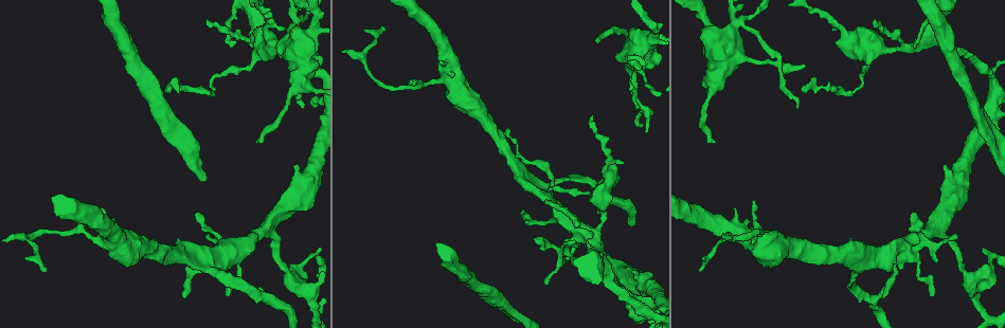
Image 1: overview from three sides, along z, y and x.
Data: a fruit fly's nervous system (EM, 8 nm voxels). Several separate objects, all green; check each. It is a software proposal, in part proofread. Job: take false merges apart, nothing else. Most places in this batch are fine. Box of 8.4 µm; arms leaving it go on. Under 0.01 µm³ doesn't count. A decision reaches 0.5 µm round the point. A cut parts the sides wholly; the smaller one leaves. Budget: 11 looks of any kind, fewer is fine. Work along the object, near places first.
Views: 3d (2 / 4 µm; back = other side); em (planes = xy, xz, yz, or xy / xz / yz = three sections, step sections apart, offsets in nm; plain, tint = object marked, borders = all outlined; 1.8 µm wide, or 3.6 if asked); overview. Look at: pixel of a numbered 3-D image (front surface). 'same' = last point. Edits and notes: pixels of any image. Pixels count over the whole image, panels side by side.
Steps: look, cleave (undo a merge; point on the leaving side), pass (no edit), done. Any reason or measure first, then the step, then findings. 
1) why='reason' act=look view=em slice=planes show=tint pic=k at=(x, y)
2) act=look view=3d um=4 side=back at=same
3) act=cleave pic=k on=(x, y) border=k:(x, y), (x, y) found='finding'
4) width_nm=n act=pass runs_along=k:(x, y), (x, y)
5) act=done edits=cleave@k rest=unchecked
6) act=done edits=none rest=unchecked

why='three arms meet' act=look view=em slice=planes show=plain pic=1 at=(218, 263)

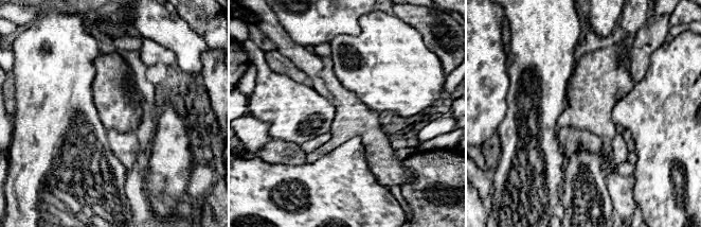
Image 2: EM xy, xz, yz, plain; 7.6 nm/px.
act=look view=em slice=planes show=tint at=same

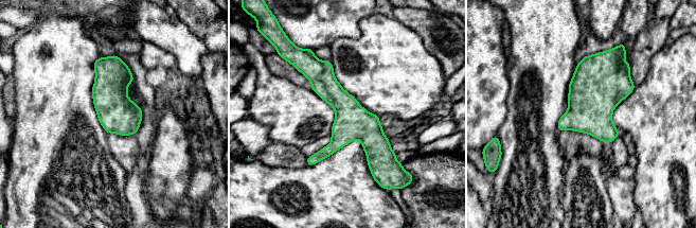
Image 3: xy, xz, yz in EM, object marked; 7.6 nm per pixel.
act=pass runs_along=3:(315, 63), (370, 134), (380, 171) found='all the same neuron'

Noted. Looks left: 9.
why='small branch off a trunk' act=look view=em um=3.6 slice=planes show=tint pic=1 at=(878, 46)

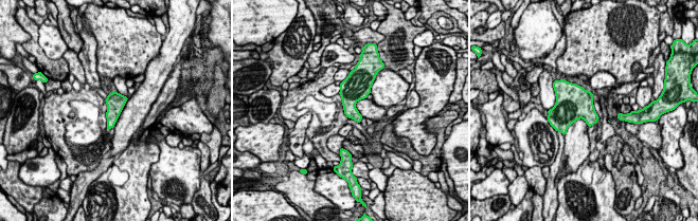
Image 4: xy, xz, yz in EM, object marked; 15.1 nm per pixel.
width_nm=220 act=pass found='all the same neuron'

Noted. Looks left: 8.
why='closes a loop' act=look view=em slice=xz step=16 show=plain pic=1 at=(778, 64)

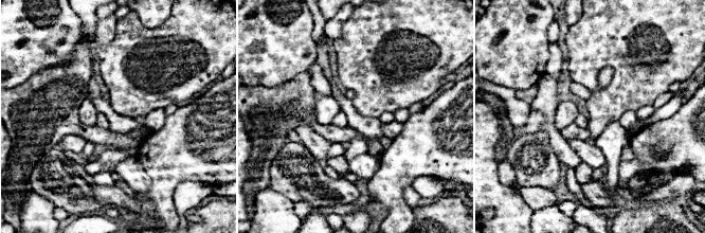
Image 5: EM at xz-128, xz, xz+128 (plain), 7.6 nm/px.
act=look view=em slice=xz step=16 show=tint at=same

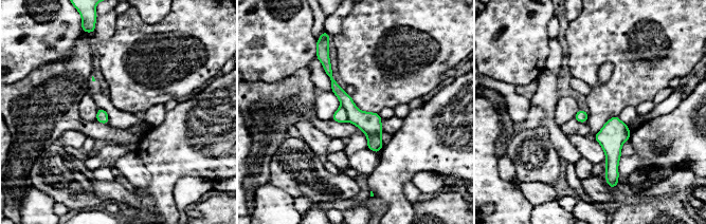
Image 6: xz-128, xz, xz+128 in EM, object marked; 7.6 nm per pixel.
act=cleave pic=6 on=(340, 115) border=6:(341, 105), (346, 112), (347, 120) found='a second neuron is stuck on'

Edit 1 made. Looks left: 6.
why='small branch off a trunk' act=look view=em um=3.6 slice=planes show=plain pic=1 at=(752, 239)

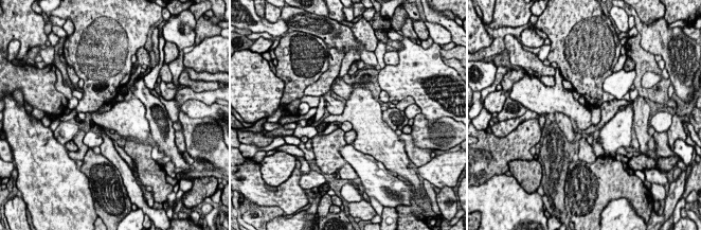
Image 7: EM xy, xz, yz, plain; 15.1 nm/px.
why='where the object lies' act=look view=em um=3.6 slice=planes show=tint at=same

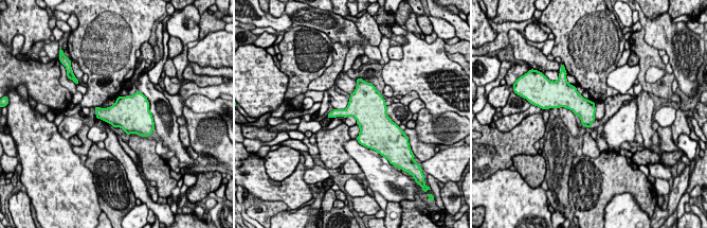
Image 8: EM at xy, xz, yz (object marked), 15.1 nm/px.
act=pass found='one neuron here'

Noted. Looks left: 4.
act=done edits=cleave@6 rest=unchecked

